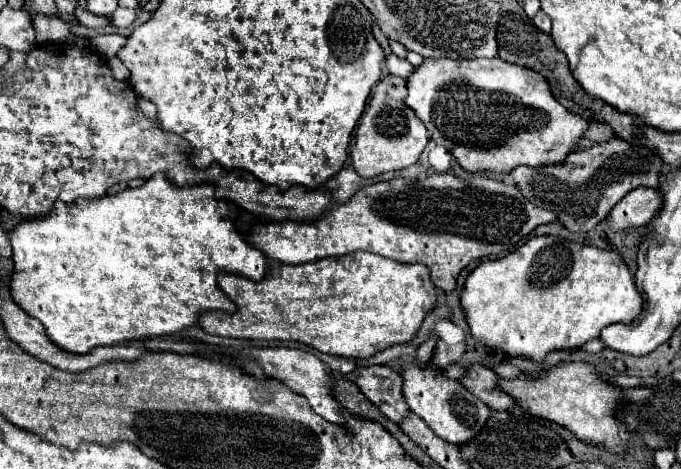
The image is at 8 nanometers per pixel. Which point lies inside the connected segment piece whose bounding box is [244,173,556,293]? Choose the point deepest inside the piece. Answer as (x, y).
(443, 222)

